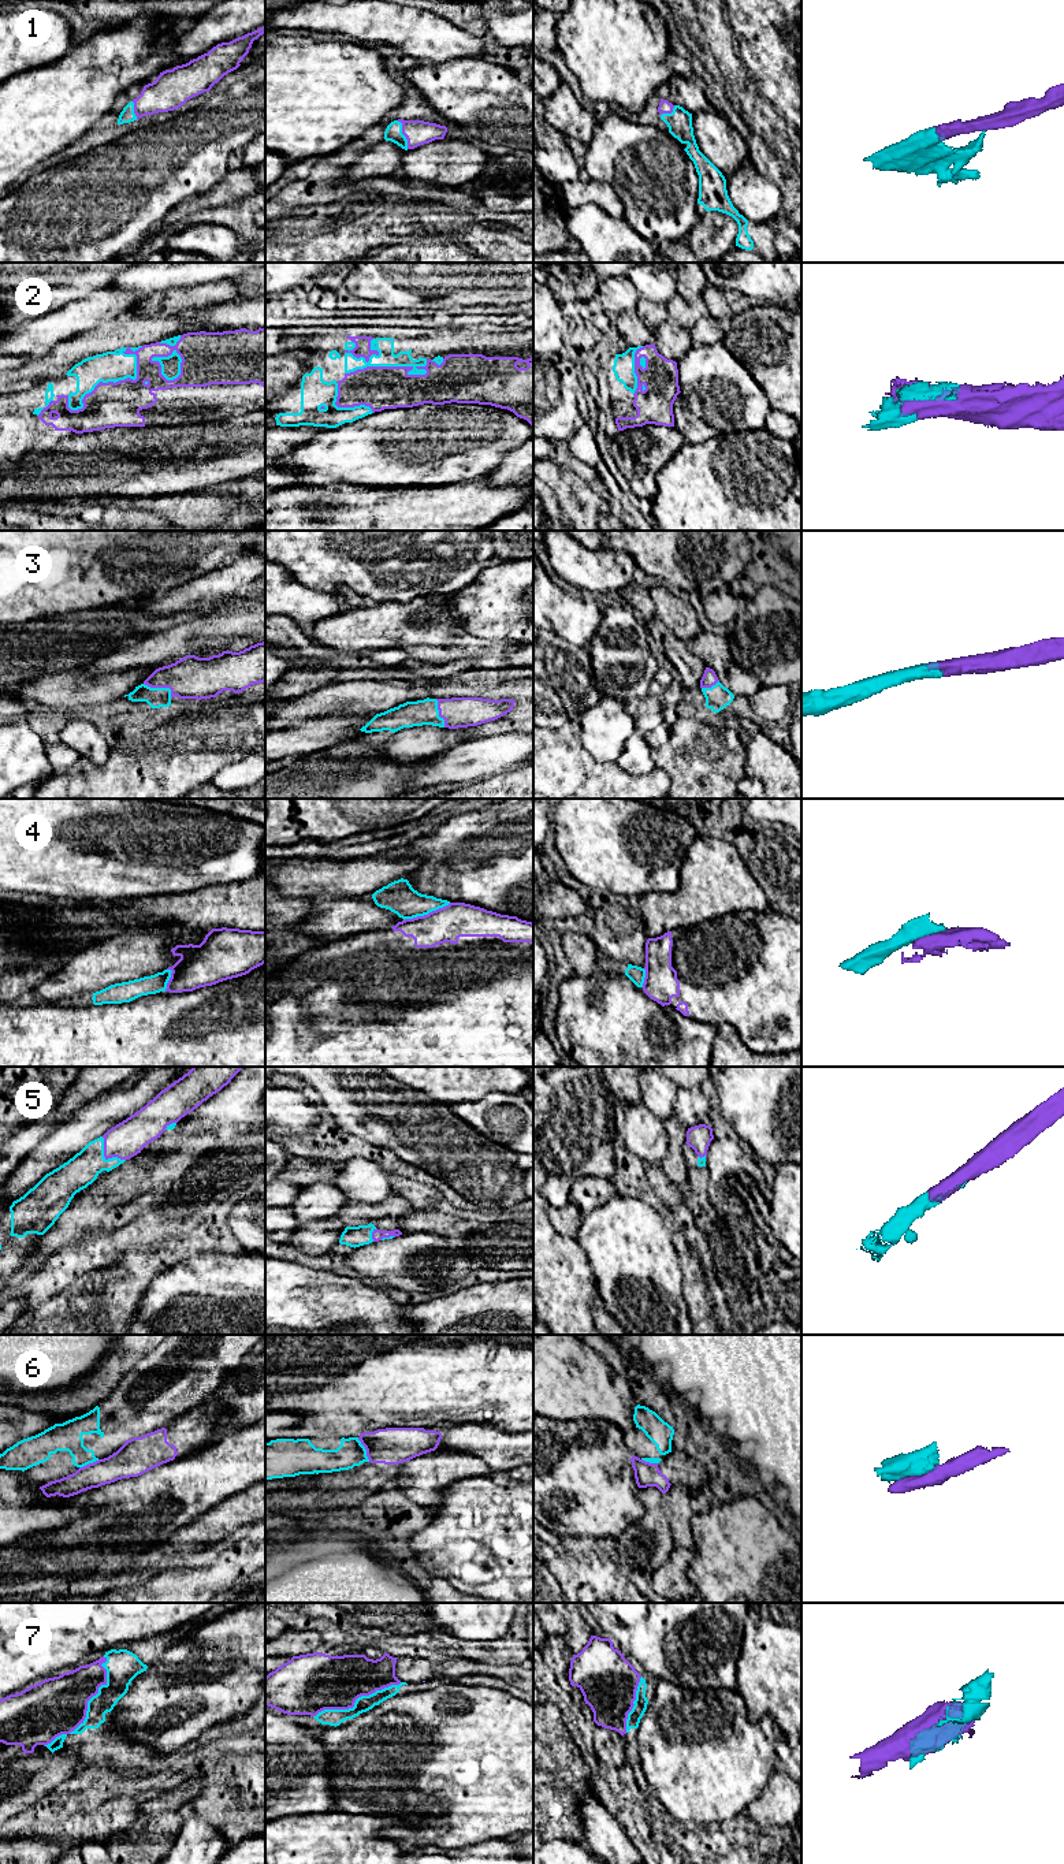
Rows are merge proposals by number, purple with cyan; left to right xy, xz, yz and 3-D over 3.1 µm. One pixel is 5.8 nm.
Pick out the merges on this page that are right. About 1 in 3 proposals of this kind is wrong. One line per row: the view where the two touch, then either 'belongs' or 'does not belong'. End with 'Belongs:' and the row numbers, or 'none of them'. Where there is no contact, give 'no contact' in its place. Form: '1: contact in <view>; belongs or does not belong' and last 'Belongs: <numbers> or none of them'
1: contact in xz; belongs
2: contact in xy; belongs
3: contact in xy; belongs
4: contact in xz; does not belong
5: contact in xy; belongs
6: contact in xz; does not belong
7: contact in xz; belongs
Belongs: 1, 2, 3, 5, 7

